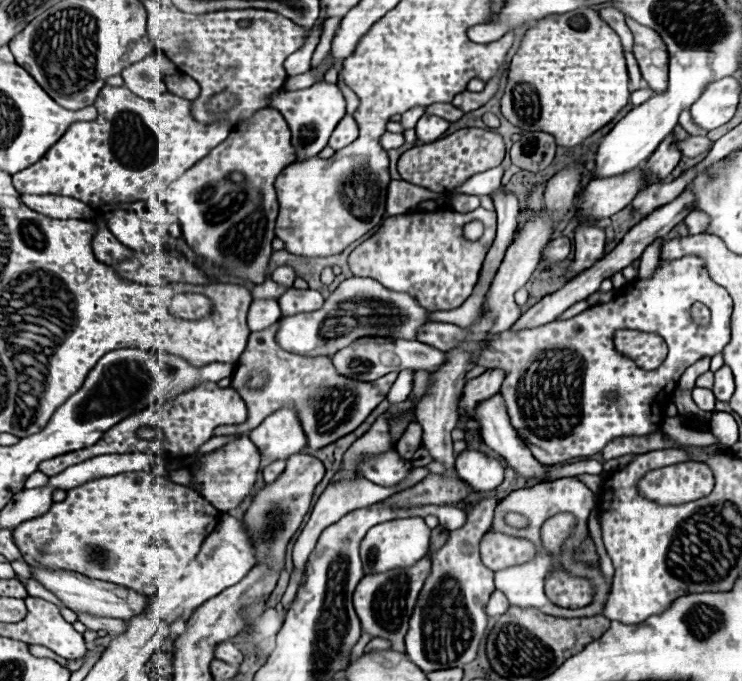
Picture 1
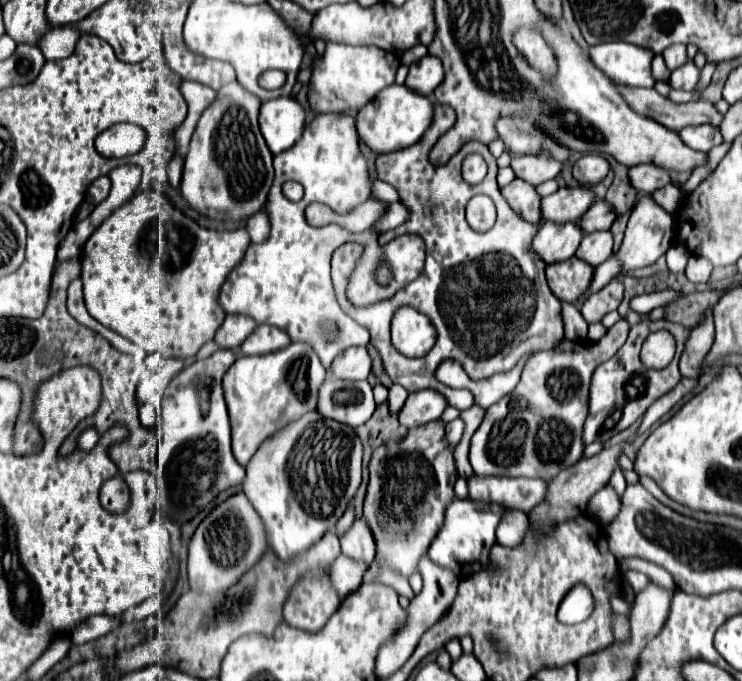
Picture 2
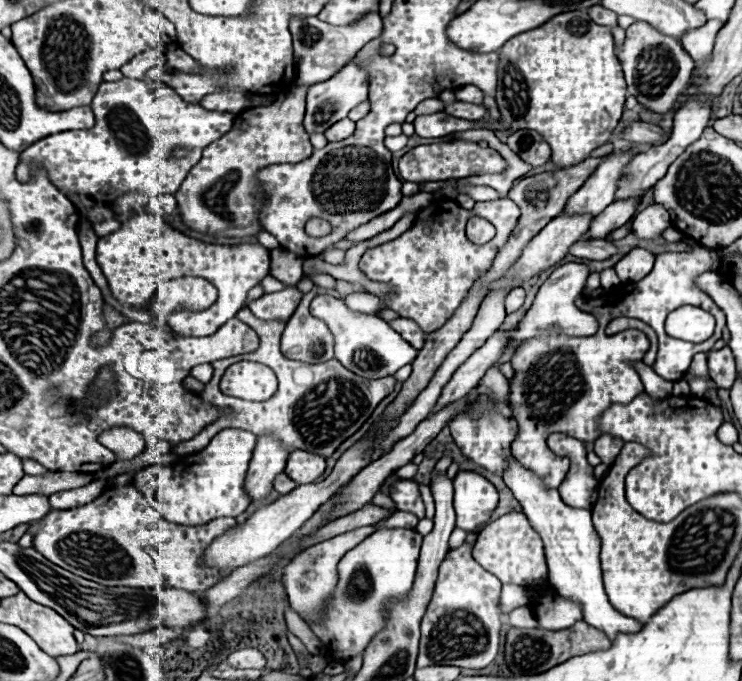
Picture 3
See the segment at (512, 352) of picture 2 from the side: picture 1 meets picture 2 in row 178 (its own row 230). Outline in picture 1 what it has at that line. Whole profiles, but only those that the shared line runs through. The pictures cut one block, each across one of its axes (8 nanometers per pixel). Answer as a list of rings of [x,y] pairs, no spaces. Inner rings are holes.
[[[476,208],[474,212],[468,212],[468,214],[460,214],[460,212],[452,212],[452,210],[398,214],[398,216],[386,218],[380,232],[376,232],[372,238],[362,242],[350,254],[348,264],[350,264],[350,270],[354,272],[354,276],[378,280],[382,286],[386,286],[392,292],[406,292],[412,298],[416,298],[418,304],[422,308],[426,308],[428,312],[454,310],[460,304],[464,304],[464,300],[472,294],[472,288],[478,282],[482,262],[484,262],[486,252],[490,250],[490,246],[494,242],[494,236],[496,236],[496,212],[494,210]],[[474,220],[484,224],[484,234],[476,242],[470,242],[464,236],[464,226],[468,222],[474,222]]]

